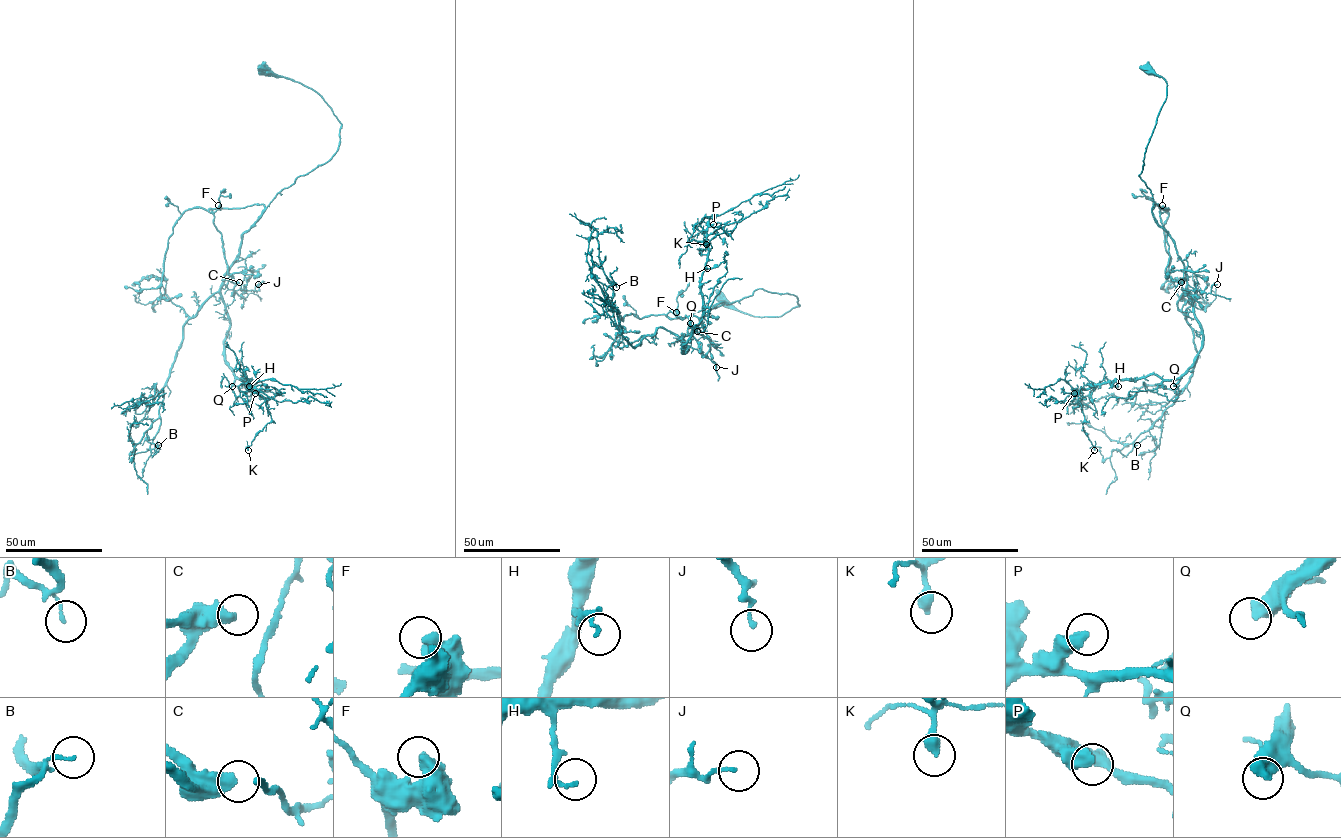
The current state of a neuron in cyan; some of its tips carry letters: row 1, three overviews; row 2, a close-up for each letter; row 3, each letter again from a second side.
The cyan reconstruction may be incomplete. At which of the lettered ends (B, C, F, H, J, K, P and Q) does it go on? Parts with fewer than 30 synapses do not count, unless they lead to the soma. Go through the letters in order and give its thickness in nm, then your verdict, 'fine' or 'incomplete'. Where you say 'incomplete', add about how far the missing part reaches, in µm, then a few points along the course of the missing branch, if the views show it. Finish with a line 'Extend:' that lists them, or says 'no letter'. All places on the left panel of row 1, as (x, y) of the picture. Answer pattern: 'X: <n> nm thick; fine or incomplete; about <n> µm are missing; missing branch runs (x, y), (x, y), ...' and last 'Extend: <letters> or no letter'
B: 100 nm thick; fine
C: 380 nm thick; fine
F: 440 nm thick; fine
H: 120 nm thick; fine
J: 110 nm thick; fine
K: 400 nm thick; fine
P: 550 nm thick; fine
Q: 550 nm thick; incomplete; about 100 µm are missing; missing branch runs (232, 386), (239, 403), (267, 434), (272, 454), (277, 456), (269, 449), (255, 464), (259, 471), (262, 461)
Extend: Q

